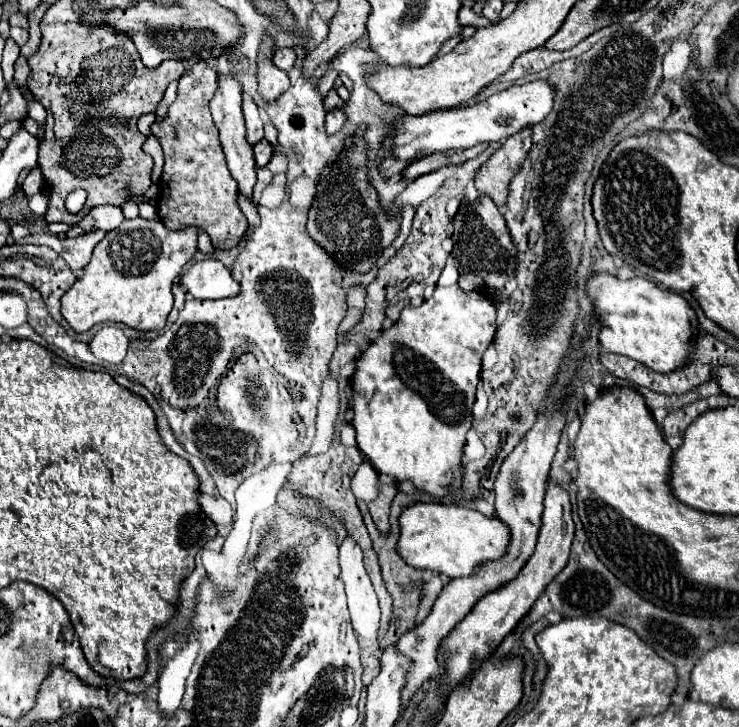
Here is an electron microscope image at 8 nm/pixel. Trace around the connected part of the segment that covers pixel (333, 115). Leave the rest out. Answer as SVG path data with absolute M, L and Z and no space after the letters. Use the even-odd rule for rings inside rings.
M339 108L327 112L327 118L325 118L325 130L327 130L327 134L341 130L341 126L343 126L345 120L347 120L347 118L345 118L344 112L341 112Z

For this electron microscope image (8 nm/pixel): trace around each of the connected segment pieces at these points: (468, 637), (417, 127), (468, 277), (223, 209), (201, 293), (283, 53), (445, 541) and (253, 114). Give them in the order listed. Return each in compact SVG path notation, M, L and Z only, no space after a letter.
M549 482L545 494L543 526L539 530L539 540L533 556L515 580L481 598L475 606L475 612L471 612L463 622L459 622L441 646L441 656L447 662L443 674L447 676L449 688L455 688L459 682L467 680L467 676L471 674L471 658L485 658L491 652L491 648L497 648L503 642L503 638L517 626L517 622L531 610L531 606L541 596L545 586L555 578L555 574L559 574L565 568L569 548L573 542L573 530L575 526L571 520L569 494L561 484Z
M535 80L527 84L515 84L503 92L493 94L487 100L481 100L473 106L453 108L453 110L437 110L423 116L405 116L395 122L395 144L393 156L401 160L411 160L417 154L433 154L445 152L451 148L471 148L479 142L497 142L503 144L507 136L523 130L525 126L535 126L551 114L555 100L555 90L547 80Z
M474 273L460 274L458 284L465 291L479 290L484 287L483 279Z
M203 60L191 66L191 72L179 80L177 100L169 106L165 122L151 126L165 152L165 168L161 176L161 196L157 198L159 218L177 232L179 228L203 228L213 246L231 250L239 246L247 232L247 218L237 206L237 184L227 170L219 142L219 132L209 112L209 100L215 92L217 72Z
M219 260L195 262L181 278L181 284L193 298L199 300L221 300L239 294L239 284L231 272Z
M277 48L275 54L273 54L273 62L283 68L283 70L289 70L291 64L295 62L295 52L291 48Z
M413 504L403 510L399 536L399 554L415 568L437 570L449 578L473 576L475 568L485 562L499 560L511 542L511 530L497 516L483 516L477 510L449 504Z
M251 98L243 100L243 116L247 124L247 142L255 146L257 142L263 140L263 120L261 120L257 104Z

